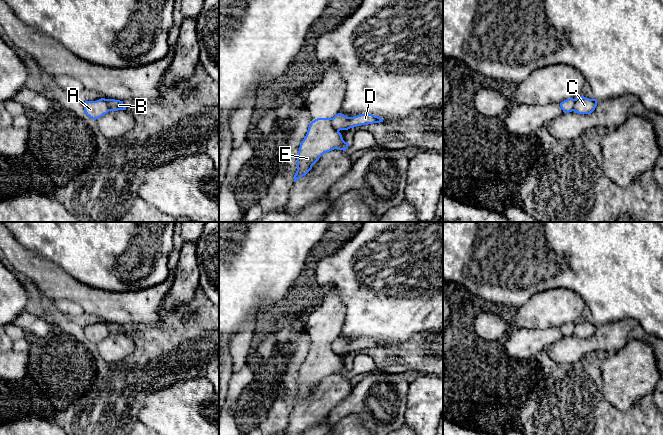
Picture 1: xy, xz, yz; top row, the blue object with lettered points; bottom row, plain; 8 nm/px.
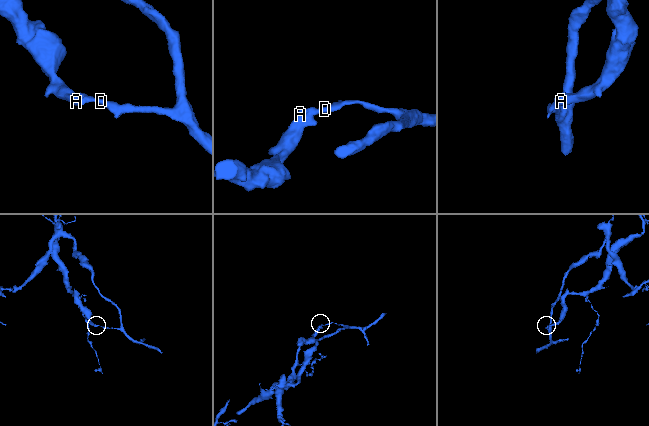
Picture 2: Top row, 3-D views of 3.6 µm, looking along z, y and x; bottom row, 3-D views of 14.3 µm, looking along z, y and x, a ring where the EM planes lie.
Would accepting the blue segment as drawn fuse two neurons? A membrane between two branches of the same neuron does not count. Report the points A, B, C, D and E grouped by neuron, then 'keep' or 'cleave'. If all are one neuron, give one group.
A C E / B D; cleave

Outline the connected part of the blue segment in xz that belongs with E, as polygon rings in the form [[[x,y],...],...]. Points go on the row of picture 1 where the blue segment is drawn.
[[[317,118],[309,124],[299,147],[294,182],[305,176],[324,153],[334,149],[345,151],[348,148],[349,143],[332,127],[331,121],[332,118]]]

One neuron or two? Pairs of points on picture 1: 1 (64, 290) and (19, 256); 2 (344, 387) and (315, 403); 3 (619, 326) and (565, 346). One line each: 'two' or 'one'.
1: one
2: one
3: one

